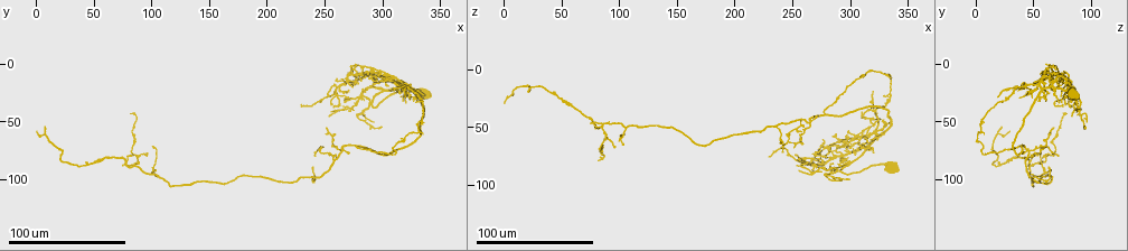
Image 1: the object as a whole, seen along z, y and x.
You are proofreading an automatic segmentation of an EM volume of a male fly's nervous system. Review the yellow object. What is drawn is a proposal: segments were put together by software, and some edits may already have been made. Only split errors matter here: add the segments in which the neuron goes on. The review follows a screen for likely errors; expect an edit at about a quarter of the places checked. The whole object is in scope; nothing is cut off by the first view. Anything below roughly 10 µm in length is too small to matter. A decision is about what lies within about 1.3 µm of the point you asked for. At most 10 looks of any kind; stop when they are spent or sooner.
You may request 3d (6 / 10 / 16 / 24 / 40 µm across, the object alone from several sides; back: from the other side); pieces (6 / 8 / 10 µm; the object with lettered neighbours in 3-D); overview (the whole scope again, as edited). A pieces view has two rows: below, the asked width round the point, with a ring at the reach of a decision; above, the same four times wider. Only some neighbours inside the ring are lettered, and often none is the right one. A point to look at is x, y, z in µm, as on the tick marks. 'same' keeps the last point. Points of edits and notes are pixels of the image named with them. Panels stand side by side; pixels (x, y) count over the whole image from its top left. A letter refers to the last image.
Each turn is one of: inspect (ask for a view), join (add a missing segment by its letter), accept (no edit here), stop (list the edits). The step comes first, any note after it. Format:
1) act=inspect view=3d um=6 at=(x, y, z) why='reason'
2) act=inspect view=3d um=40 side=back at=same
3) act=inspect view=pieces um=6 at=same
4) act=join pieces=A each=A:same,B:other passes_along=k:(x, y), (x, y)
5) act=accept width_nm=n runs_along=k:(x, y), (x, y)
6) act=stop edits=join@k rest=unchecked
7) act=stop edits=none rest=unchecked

act=inspect view=3d um=24 at=(250, 54, 68) why='end of a long branch'

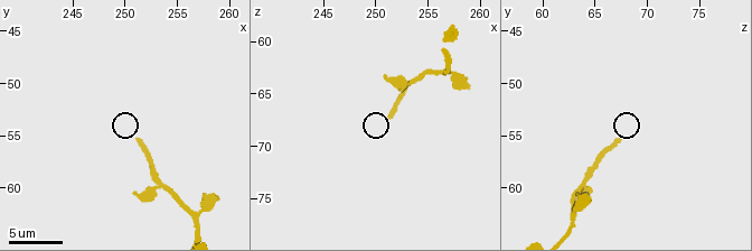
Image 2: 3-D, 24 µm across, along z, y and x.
act=inspect view=pieces um=10 at=(251.2, 55.4, 67.4) why='see the neighbours'

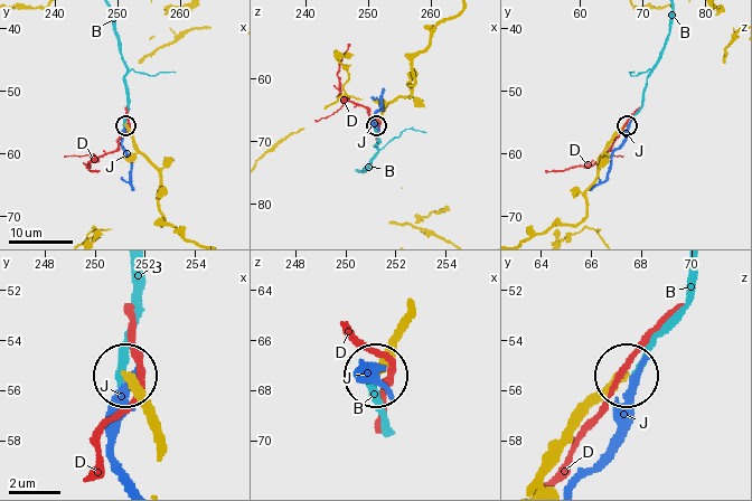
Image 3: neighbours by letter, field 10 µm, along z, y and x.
act=accept each=B:other,D:other,J:other runs_along=3:(161, 431), (125, 375) found='none of them fits'

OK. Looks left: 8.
act=inspect view=3d um=40 at=(298, 16, 54)

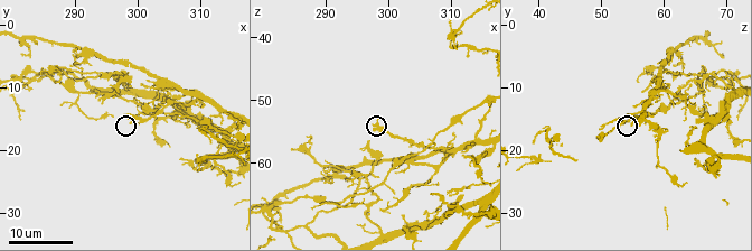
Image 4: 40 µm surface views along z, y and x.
act=inspect view=pieces um=6 at=(298.5, 15.0, 52.5)

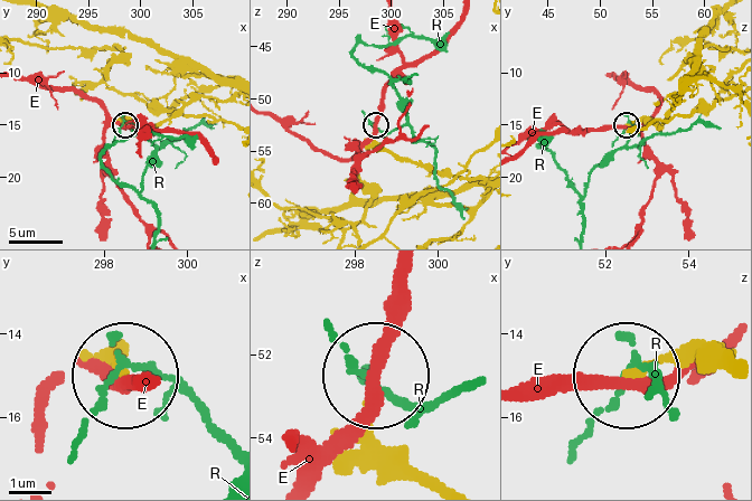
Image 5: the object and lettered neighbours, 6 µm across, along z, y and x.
act=accept each=E:other,R:other runs_along=5:(419, 481), (372, 428), (372, 378) found='none of them fits'

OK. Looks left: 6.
act=inspect view=3d um=24 at=(254, 40, 88)

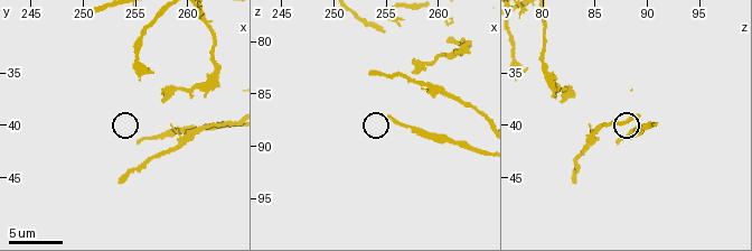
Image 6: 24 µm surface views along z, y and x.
act=inspect view=pieces um=8 at=(255.2, 41.8, 87.2) why='see the neighbours'

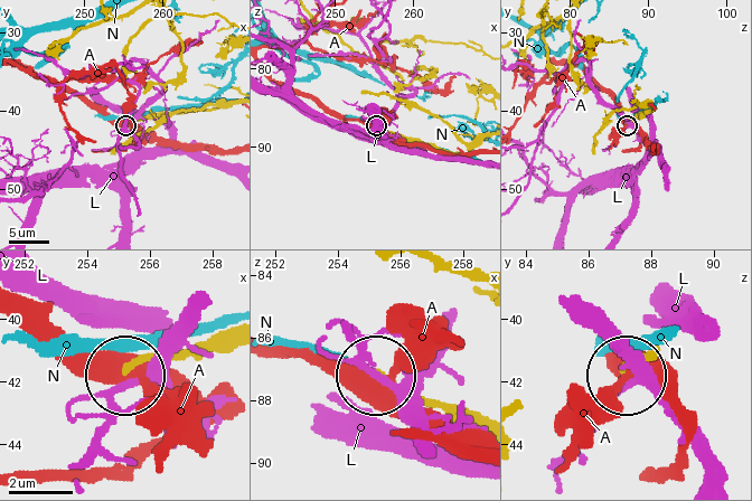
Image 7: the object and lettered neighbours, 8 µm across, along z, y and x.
act=accept each=A:other,L:other,N:other runs_along=7:(231, 341), (150, 357), (129, 370) found='none of them fits'

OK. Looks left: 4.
act=inspect view=pieces um=10 at=(257.6, 37.6, 82.0) why='long arm stops here'

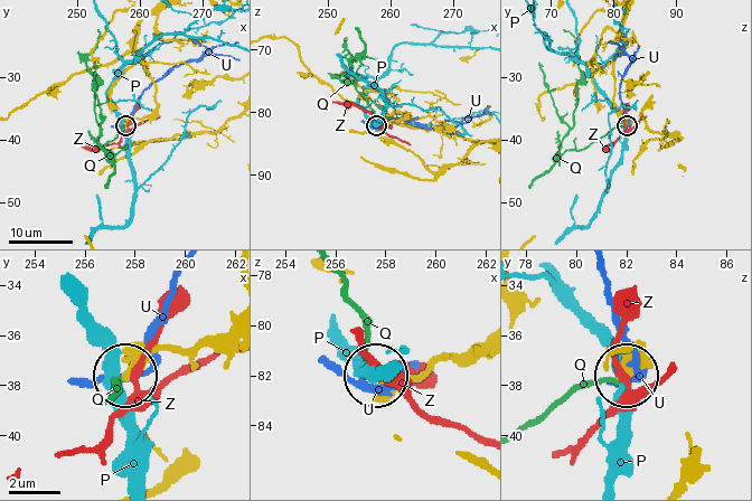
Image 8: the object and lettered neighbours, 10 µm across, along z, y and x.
act=accept width_nm=320 each=P:other,Q:other,U:other,Z:other found='none of them fits'

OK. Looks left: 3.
act=inspect view=3d um=24 at=(312.5, 17.5, 43.0) why='branch stops here'

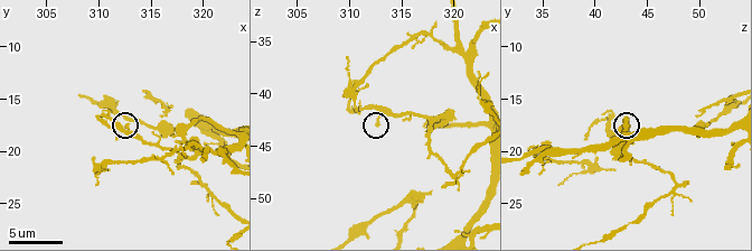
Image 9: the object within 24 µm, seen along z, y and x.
act=inspect view=pieces um=10 at=same

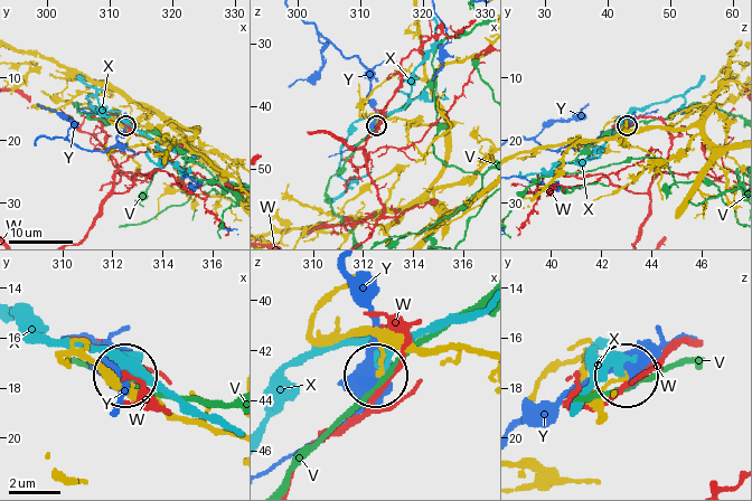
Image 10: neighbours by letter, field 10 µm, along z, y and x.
act=accept width_nm=200 each=V:other,W:other,X:other,Y:other runs_along=10:(480, 350), (391, 350), (379, 374) found='no lettered segment goes on from it'

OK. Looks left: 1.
act=stop edits=none rest=unchecked

